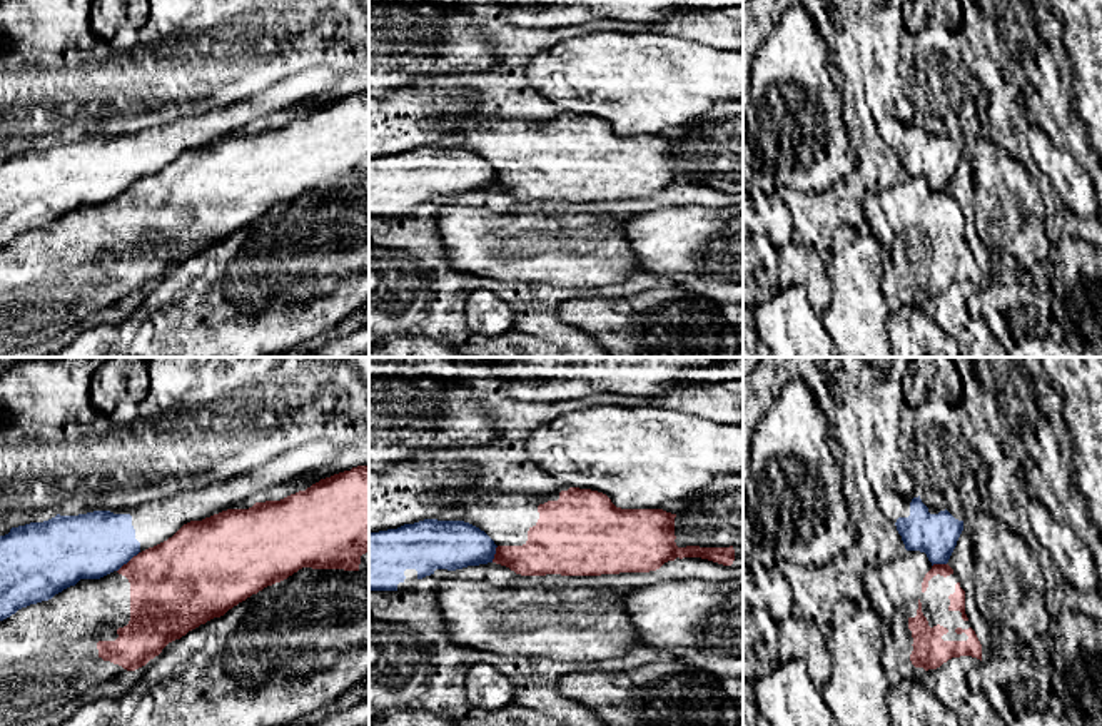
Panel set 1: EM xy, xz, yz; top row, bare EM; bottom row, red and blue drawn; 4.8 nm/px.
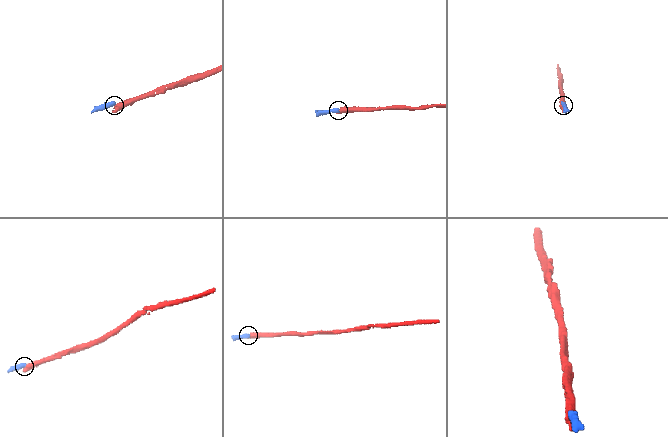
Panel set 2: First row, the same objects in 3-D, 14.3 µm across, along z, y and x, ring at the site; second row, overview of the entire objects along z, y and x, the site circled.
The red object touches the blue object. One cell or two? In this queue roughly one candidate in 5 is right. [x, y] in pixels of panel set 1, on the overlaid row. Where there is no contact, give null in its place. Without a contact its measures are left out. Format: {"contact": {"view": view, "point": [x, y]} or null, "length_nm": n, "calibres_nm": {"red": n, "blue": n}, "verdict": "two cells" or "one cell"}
{"contact": {"view": "xy", "point": [129, 561]}, "length_nm": 150, "calibres_nm": {"red": 440, "blue": 320}, "verdict": "two cells"}

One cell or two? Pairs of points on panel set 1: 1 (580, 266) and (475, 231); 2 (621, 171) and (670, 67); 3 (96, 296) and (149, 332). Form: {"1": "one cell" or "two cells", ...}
{"1": "one cell", "2": "two cells", "3": "two cells"}

